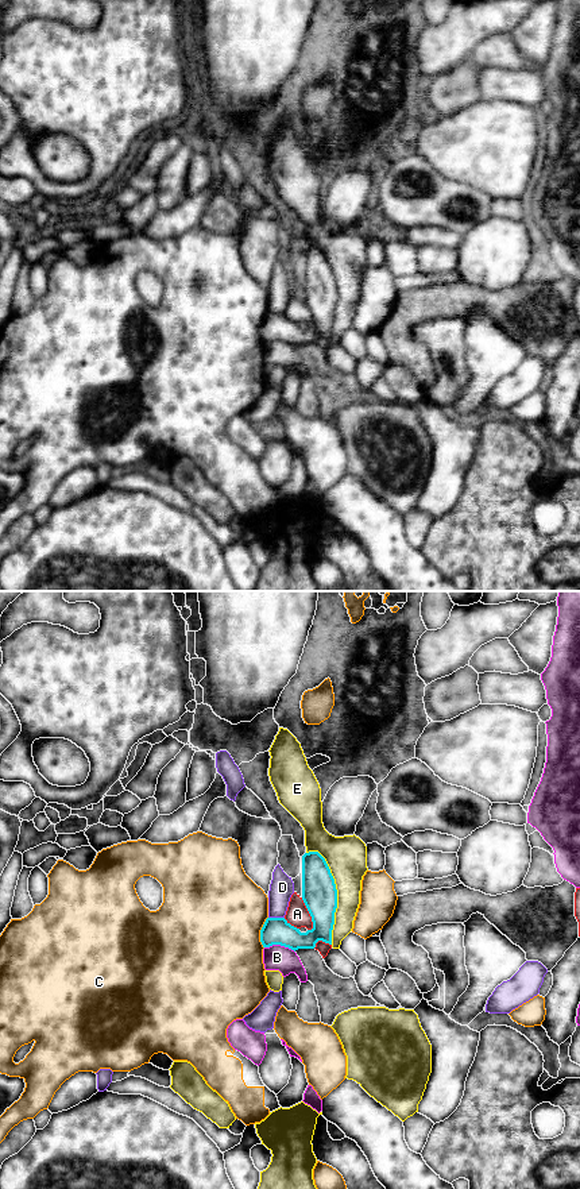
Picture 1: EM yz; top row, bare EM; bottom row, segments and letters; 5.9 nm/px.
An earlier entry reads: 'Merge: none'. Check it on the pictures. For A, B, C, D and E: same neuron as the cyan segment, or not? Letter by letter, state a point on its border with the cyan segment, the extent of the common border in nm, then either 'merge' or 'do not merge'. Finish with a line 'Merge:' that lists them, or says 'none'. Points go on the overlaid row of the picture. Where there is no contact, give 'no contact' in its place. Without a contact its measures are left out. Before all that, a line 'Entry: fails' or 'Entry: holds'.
Entry: holds
A: contact yz (309, 913); length 200 nm; do not merge
B: contact yz (279, 944); length 190 nm; do not merge
C: contact yz (260, 933); length 190 nm; do not merge
D: contact yz (277, 918); length 100 nm; do not merge
E: contact yz (336, 894); length 600 nm; do not merge
Merge: none

